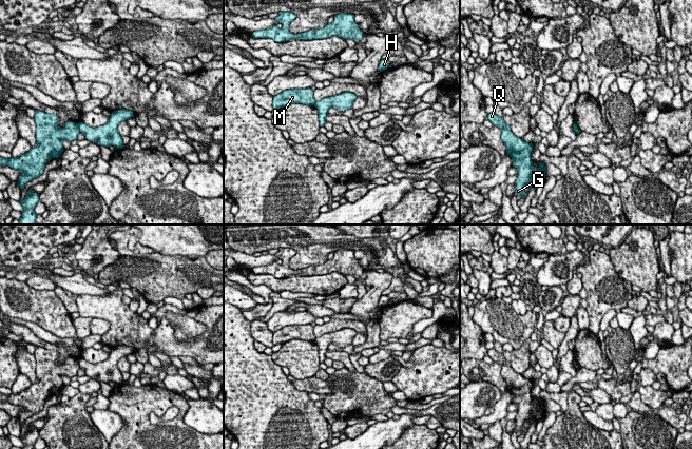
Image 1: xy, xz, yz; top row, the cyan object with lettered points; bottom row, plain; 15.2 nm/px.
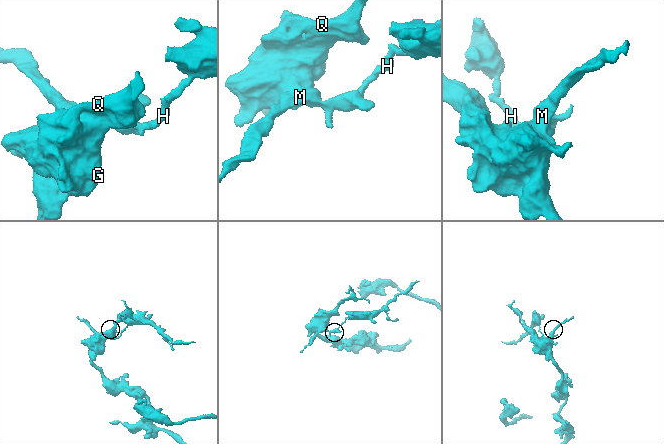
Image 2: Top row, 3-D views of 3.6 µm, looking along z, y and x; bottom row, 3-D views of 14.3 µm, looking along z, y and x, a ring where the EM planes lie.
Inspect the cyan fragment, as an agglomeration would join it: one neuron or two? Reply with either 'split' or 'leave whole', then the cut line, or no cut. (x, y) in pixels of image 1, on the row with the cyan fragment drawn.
split; cut in xy along (77, 123), (79, 131)

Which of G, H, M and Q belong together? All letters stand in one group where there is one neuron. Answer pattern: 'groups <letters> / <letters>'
groups G M Q / H

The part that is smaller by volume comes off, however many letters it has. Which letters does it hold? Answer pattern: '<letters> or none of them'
H

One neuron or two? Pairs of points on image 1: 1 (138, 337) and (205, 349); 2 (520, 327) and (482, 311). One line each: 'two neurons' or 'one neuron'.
1: one neuron
2: one neuron

